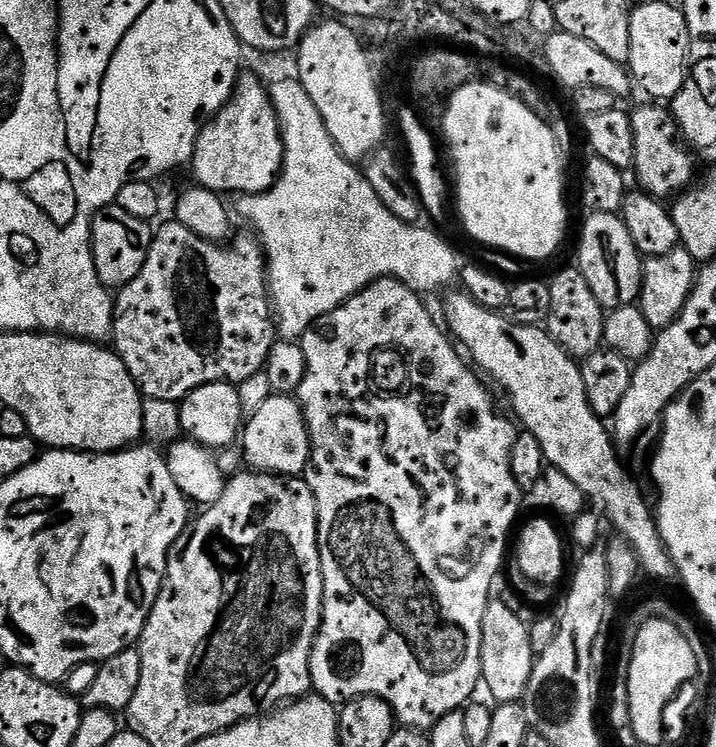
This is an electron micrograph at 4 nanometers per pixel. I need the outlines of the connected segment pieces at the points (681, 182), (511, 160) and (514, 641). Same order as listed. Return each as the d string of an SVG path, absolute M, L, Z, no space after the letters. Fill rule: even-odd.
M656 102L644 103L648 104L631 113L634 130L634 173L640 179L639 187L643 191L657 198L668 195L671 197L685 191L693 183L693 153L682 143L680 129L676 127L676 118L671 111Z
M477 82L462 86L457 92L447 97L448 109L444 112L444 136L448 139L448 148L452 151L452 164L456 167L456 188L454 184L454 204L460 207L460 220L464 228L480 244L489 244L492 248L501 248L504 252L513 252L516 256L525 256L528 260L544 260L556 252L556 247L564 240L564 231L568 228L568 212L564 209L564 168L565 161L560 158L560 151L554 142L554 134L530 111L518 98L514 98L503 88L496 88L487 82Z
M489 599L486 614L482 614L482 650L480 651L480 675L483 687L488 687L488 692L493 696L496 704L514 704L523 701L526 686L530 682L532 668L536 664L537 653L530 646L529 625L524 624L520 612L510 610L501 600Z

